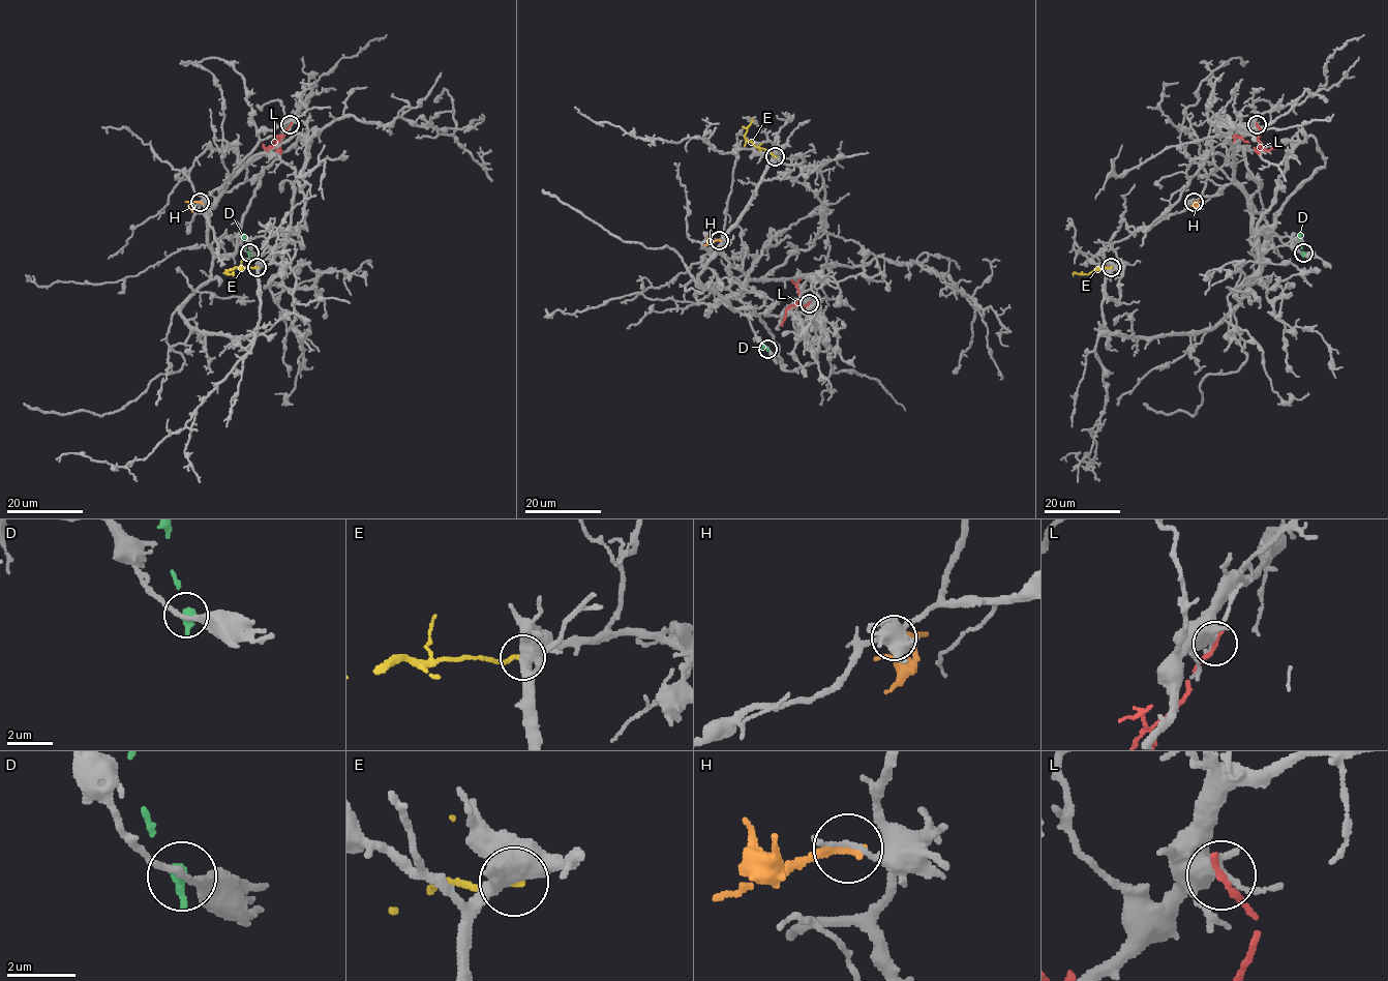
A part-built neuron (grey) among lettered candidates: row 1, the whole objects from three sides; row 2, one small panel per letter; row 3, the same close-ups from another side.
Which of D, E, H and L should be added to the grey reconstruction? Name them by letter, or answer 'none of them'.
none of them

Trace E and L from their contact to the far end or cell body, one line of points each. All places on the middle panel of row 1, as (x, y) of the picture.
E: (775, 156), (745, 138), (751, 119)
L: (809, 302), (805, 306), (793, 305), (798, 301), (798, 290), (792, 278)

